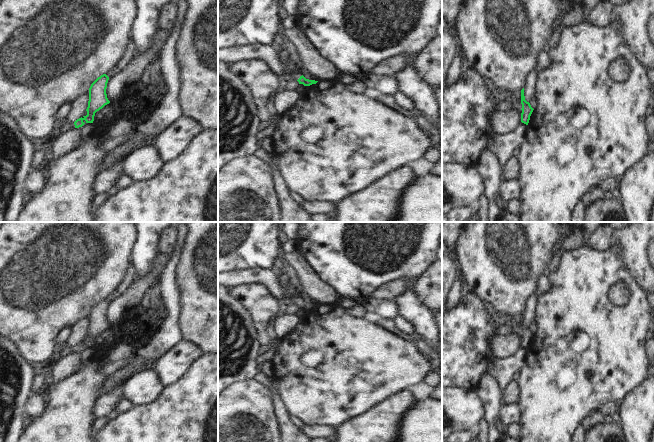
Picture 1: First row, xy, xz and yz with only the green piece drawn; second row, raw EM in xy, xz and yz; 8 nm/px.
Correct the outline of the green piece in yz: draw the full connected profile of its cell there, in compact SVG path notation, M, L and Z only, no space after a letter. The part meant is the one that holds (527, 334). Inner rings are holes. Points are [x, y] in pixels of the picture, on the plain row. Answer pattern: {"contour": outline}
{"contour": "M524 312L521 314L521 328L522 328L521 346L528 349L530 340L534 333L531 331L530 327L525 324Z"}

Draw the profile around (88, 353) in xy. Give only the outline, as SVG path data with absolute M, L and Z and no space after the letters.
M85 347L81 352L81 362L82 366L85 366L93 362L93 358L96 355L96 350L94 347Z

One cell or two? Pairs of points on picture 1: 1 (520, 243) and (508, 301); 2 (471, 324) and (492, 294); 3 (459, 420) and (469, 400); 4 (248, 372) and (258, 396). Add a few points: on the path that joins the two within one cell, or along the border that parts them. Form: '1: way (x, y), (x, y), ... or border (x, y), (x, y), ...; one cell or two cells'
1: way (508, 257), (508, 287); one cell
2: border (471, 291), (474, 291), (486, 302); two cells
3: way (459, 415), (459, 411), (464, 405); one cell
4: border (253, 377), (228, 384); two cells

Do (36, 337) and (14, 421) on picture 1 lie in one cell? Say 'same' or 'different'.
different

